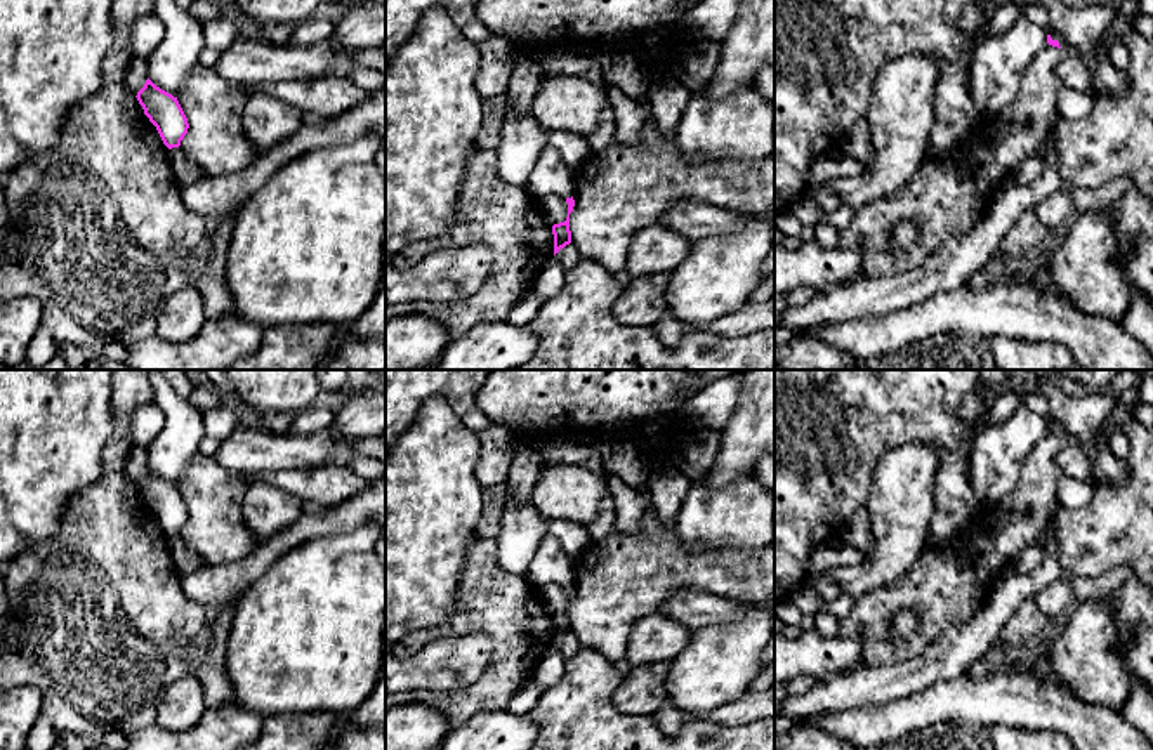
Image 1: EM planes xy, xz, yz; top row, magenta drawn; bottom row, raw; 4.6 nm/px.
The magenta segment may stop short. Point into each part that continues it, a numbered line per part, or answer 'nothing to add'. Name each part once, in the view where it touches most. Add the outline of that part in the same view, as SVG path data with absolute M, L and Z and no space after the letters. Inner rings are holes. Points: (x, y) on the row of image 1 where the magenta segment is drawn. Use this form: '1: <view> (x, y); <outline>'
nothing to add

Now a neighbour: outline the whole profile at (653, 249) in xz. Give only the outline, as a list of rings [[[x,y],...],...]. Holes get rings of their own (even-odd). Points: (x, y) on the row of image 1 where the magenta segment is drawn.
[[[655,220],[634,234],[625,269],[634,278],[674,271],[686,259],[689,247],[688,238]]]

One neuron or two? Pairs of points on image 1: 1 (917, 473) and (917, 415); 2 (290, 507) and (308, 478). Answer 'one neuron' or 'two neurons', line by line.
1: two neurons
2: two neurons

